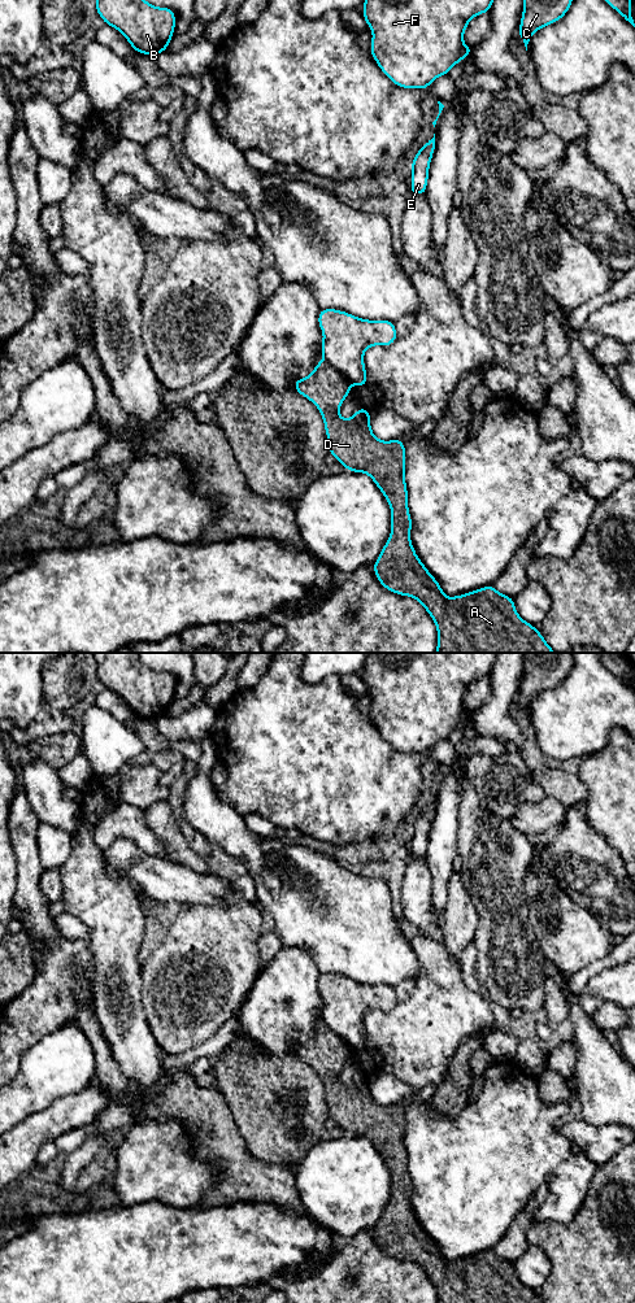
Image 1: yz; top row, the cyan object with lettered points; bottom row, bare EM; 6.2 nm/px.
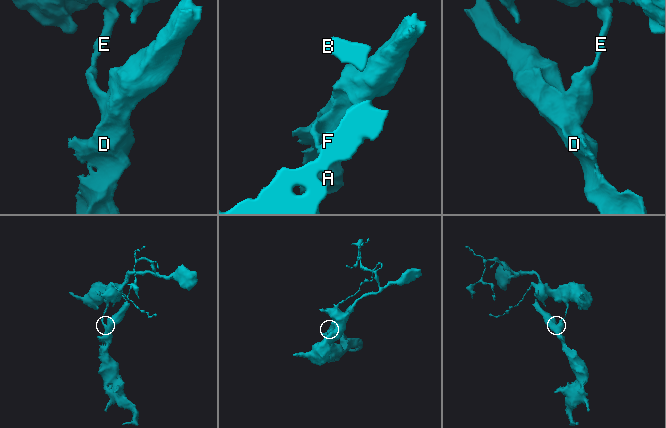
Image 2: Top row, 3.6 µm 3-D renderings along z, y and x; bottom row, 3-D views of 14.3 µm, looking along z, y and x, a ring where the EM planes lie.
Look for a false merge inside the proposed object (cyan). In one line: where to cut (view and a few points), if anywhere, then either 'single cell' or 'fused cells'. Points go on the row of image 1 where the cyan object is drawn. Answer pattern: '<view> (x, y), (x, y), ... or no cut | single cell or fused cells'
yz (322, 361), (339, 371), (349, 382) | fused cells

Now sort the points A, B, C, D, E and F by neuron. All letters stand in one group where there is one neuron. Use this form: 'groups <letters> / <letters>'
groups A D / B C E F

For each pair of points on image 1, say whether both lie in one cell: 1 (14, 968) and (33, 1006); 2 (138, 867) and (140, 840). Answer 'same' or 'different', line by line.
1: different
2: different

